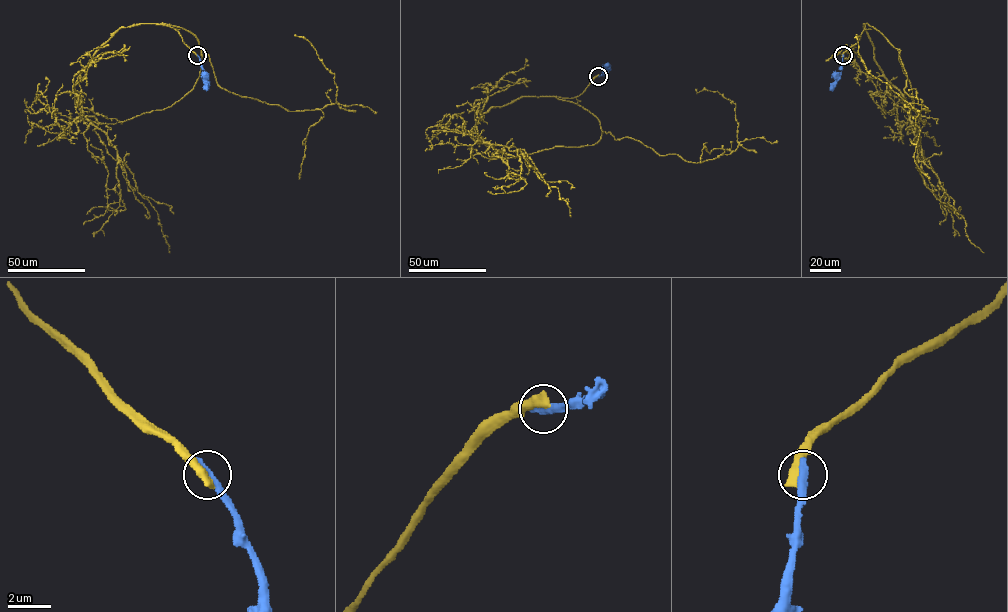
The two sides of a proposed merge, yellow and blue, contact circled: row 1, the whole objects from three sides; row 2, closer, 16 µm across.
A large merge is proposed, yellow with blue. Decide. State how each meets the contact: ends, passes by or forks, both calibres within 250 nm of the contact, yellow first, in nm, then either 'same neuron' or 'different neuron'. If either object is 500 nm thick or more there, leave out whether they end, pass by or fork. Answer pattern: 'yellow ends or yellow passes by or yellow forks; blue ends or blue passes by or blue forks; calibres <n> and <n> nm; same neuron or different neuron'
calibres 550 and 480 nm; different neuron

